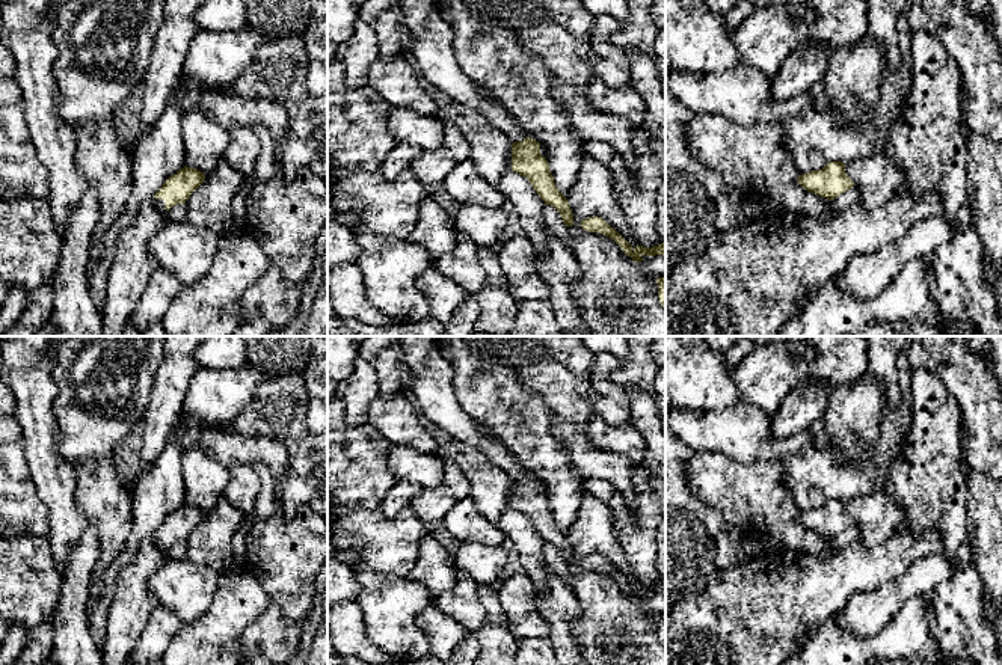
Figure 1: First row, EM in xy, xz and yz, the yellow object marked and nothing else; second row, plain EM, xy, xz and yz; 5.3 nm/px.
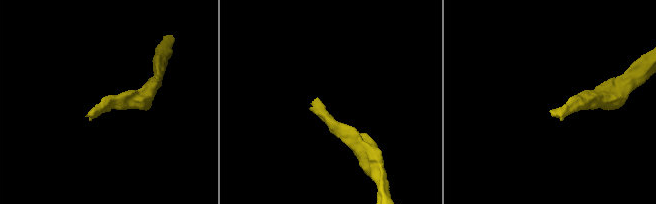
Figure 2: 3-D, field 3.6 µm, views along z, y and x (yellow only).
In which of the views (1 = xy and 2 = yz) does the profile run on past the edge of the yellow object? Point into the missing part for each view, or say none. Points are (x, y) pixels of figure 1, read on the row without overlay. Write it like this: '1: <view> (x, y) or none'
1: xy (160, 540)
2: none

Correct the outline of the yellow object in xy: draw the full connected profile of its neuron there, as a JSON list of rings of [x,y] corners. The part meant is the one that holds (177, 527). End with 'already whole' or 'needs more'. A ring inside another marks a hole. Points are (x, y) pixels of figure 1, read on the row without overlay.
[[[184,504],[169,514],[161,526],[154,532],[158,549],[166,556],[166,550],[177,541],[186,541],[190,532],[204,520],[205,513],[193,505]]]; needs more

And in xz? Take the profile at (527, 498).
[[[524,477],[512,483],[512,508],[525,514],[545,543],[554,544],[564,562],[573,561],[570,543],[564,532],[555,525],[548,498],[540,492],[540,481],[536,477]]]; already whole

